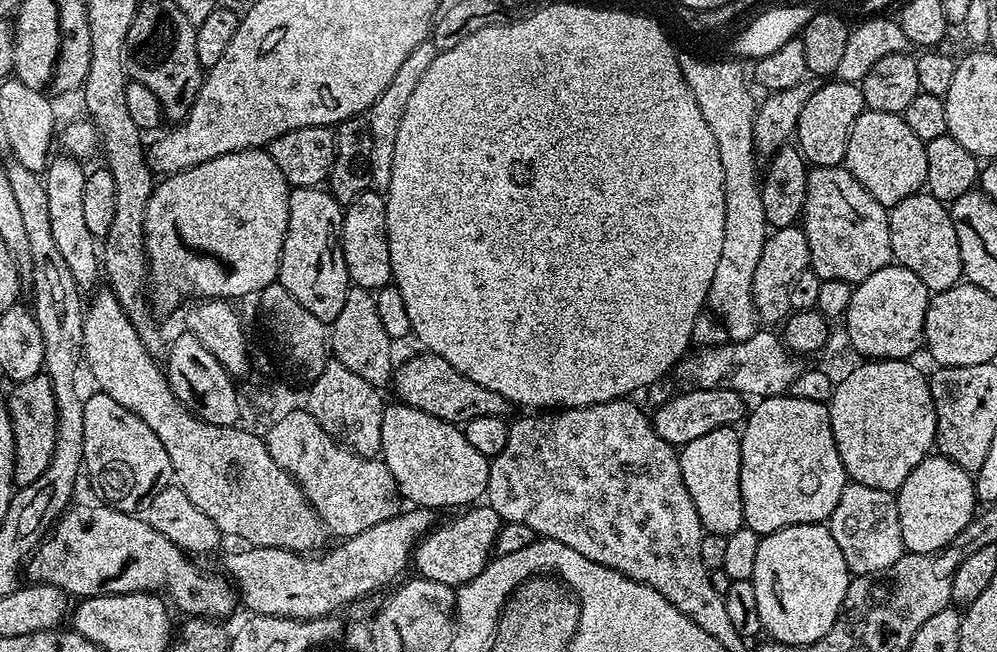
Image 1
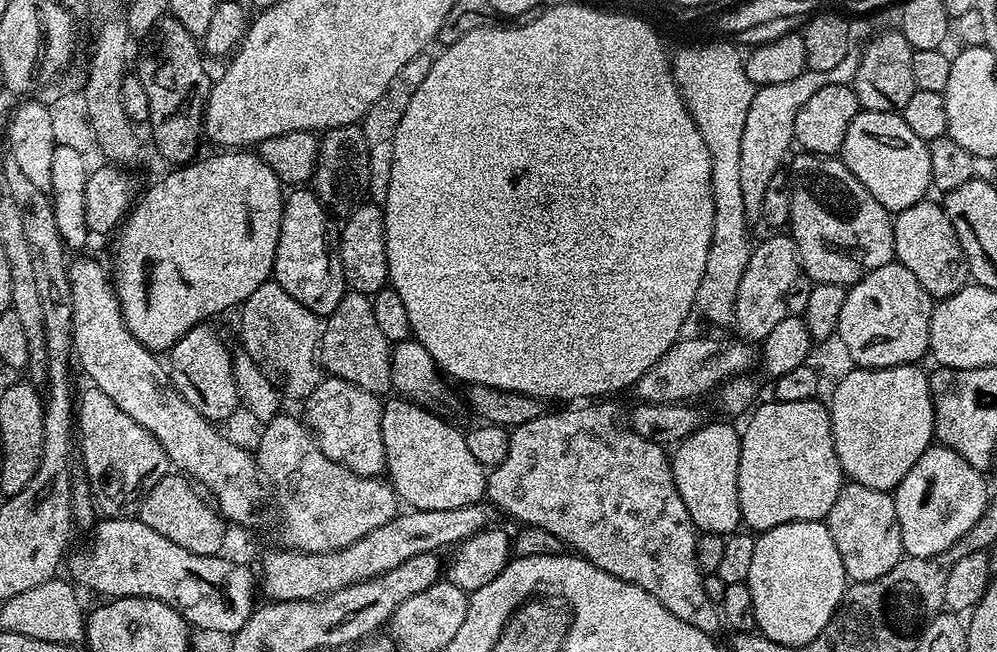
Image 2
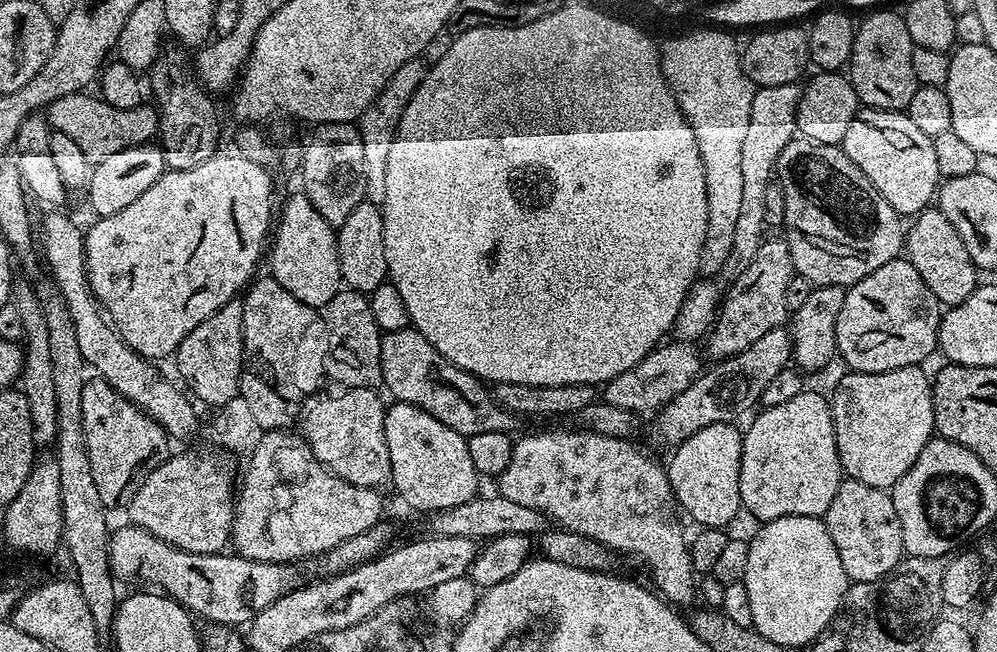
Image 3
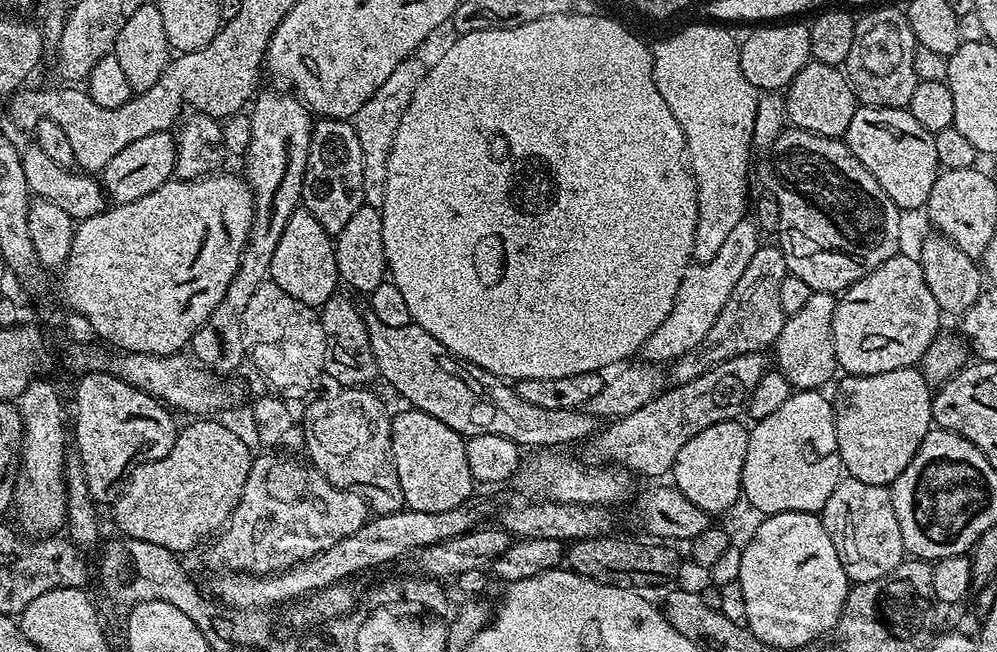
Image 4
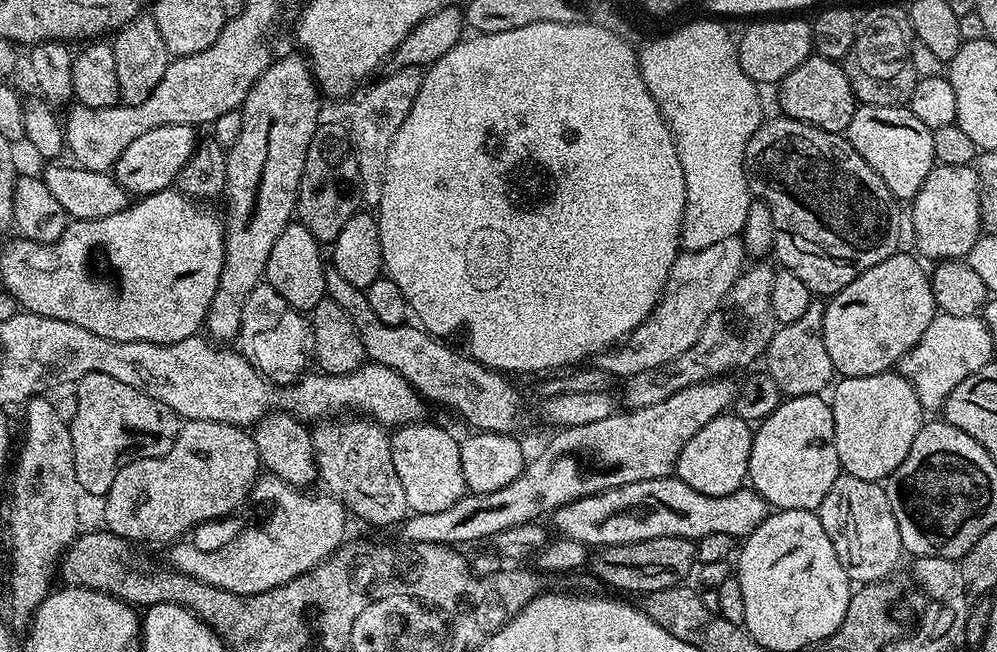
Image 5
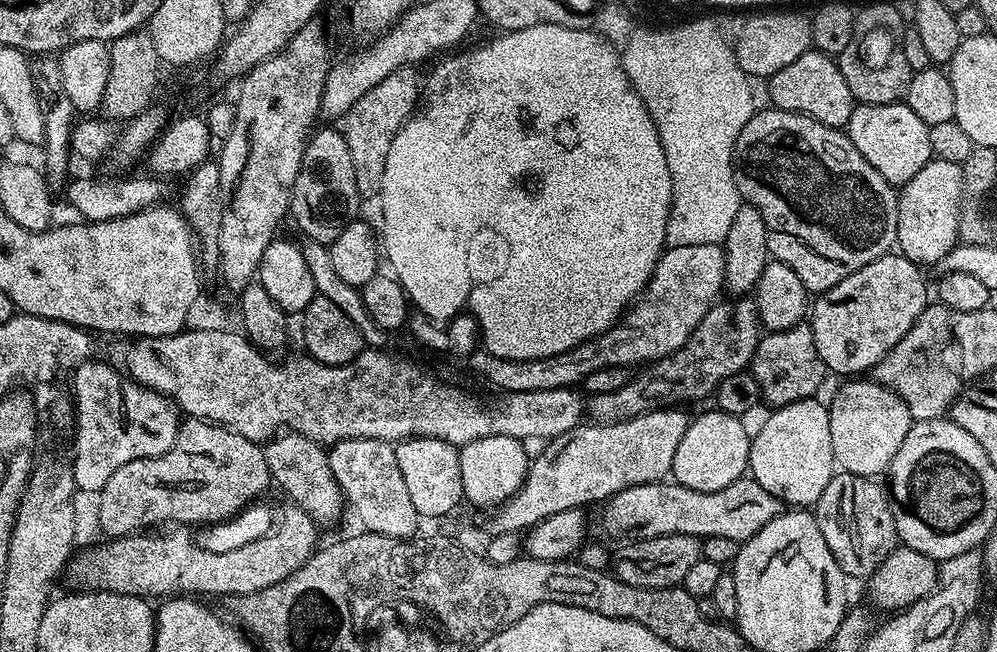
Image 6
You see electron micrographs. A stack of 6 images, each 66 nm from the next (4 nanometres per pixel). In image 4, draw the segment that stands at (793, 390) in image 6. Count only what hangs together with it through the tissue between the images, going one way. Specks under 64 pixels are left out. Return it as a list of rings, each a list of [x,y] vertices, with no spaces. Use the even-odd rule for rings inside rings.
[[[813,292],[806,298],[798,314],[787,317],[774,345],[775,367],[796,390],[820,390],[824,383],[838,372],[834,338],[832,337],[832,315],[837,297],[830,292]]]

